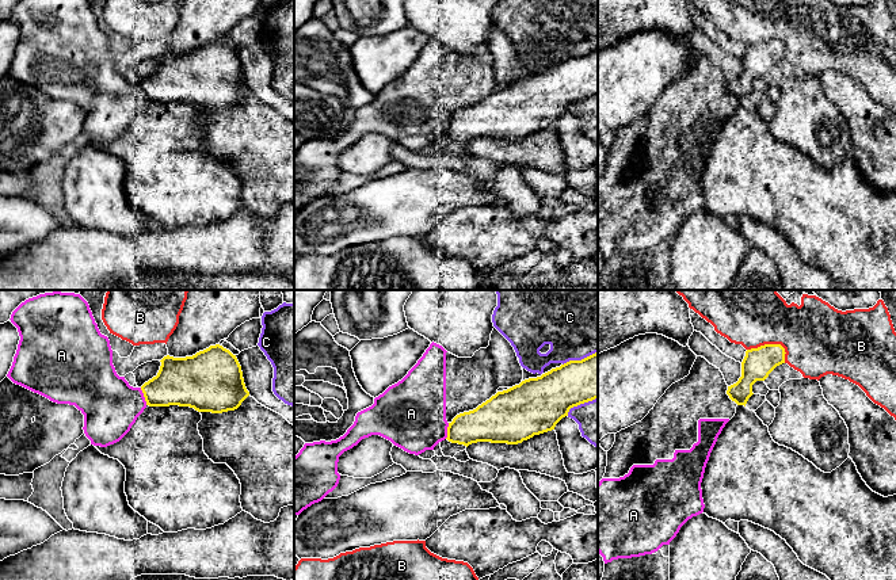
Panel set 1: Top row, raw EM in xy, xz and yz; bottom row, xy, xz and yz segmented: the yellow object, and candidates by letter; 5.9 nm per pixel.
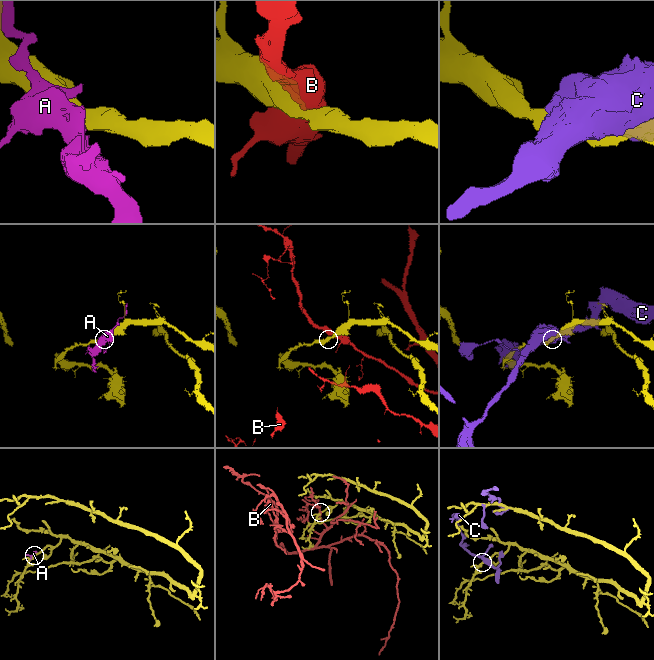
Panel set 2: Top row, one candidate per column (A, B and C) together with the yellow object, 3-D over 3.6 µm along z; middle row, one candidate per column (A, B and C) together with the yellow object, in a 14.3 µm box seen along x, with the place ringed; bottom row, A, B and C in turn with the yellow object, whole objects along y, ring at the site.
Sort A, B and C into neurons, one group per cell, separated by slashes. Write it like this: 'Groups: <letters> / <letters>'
Groups: A / B / C

